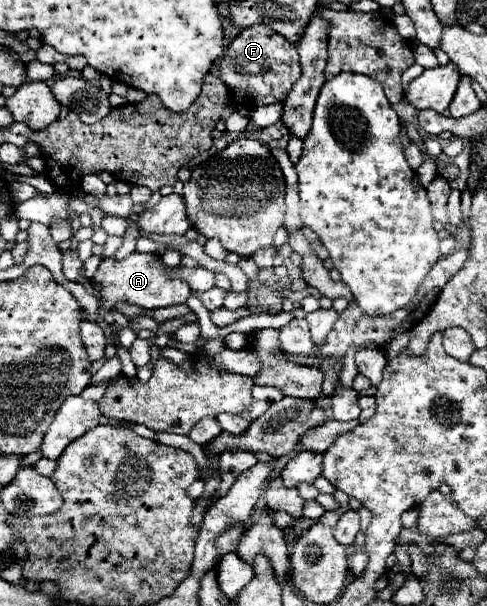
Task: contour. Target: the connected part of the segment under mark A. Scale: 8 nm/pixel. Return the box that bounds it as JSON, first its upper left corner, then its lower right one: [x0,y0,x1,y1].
[93,252,189,314]

